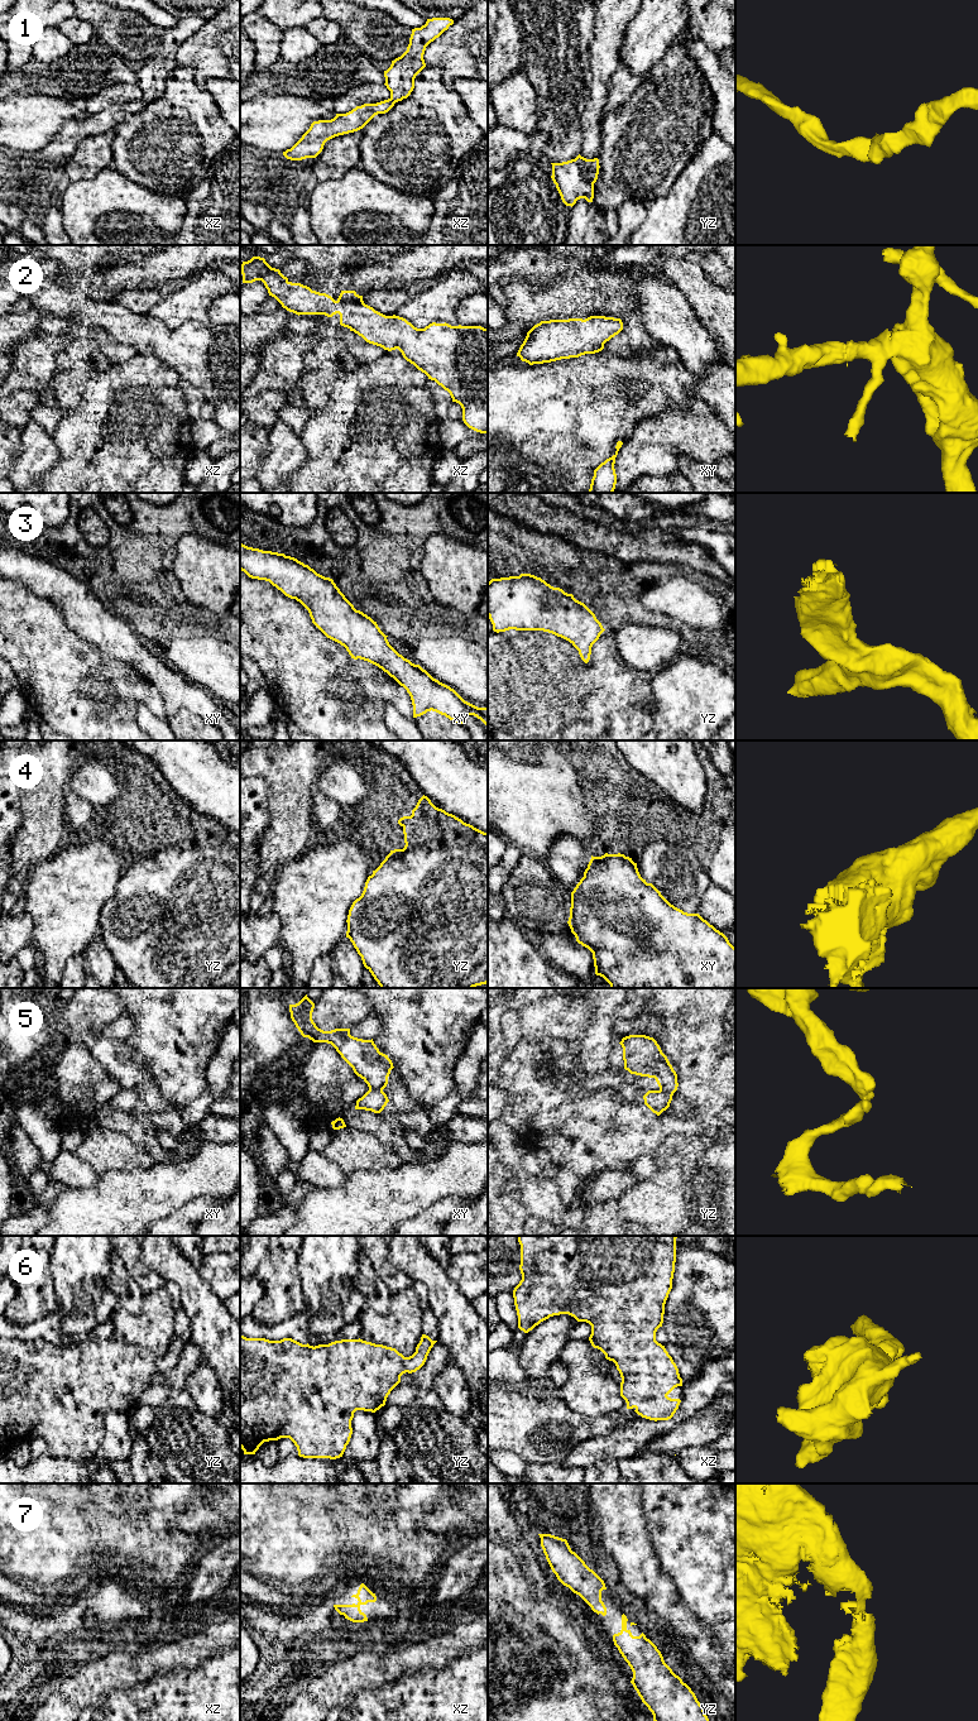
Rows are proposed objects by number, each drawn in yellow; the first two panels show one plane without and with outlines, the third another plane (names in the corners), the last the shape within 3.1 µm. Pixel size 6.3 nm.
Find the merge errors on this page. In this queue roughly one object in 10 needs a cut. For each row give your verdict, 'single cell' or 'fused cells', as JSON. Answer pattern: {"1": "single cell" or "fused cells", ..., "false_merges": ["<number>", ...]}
{"1": "single cell", "2": "single cell", "3": "single cell", "4": "single cell", "5": "fused cells", "6": "single cell", "7": "single cell", "false_merges": ["5"]}

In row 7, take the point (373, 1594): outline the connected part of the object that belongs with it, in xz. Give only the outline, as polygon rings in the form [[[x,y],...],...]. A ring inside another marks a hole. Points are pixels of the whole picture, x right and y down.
[[[364,1583],[360,1585],[358,1593],[353,1595],[359,1602],[355,1605],[334,1605],[335,1610],[353,1622],[368,1621],[366,1615],[360,1610],[361,1605],[375,1602],[377,1596]]]

